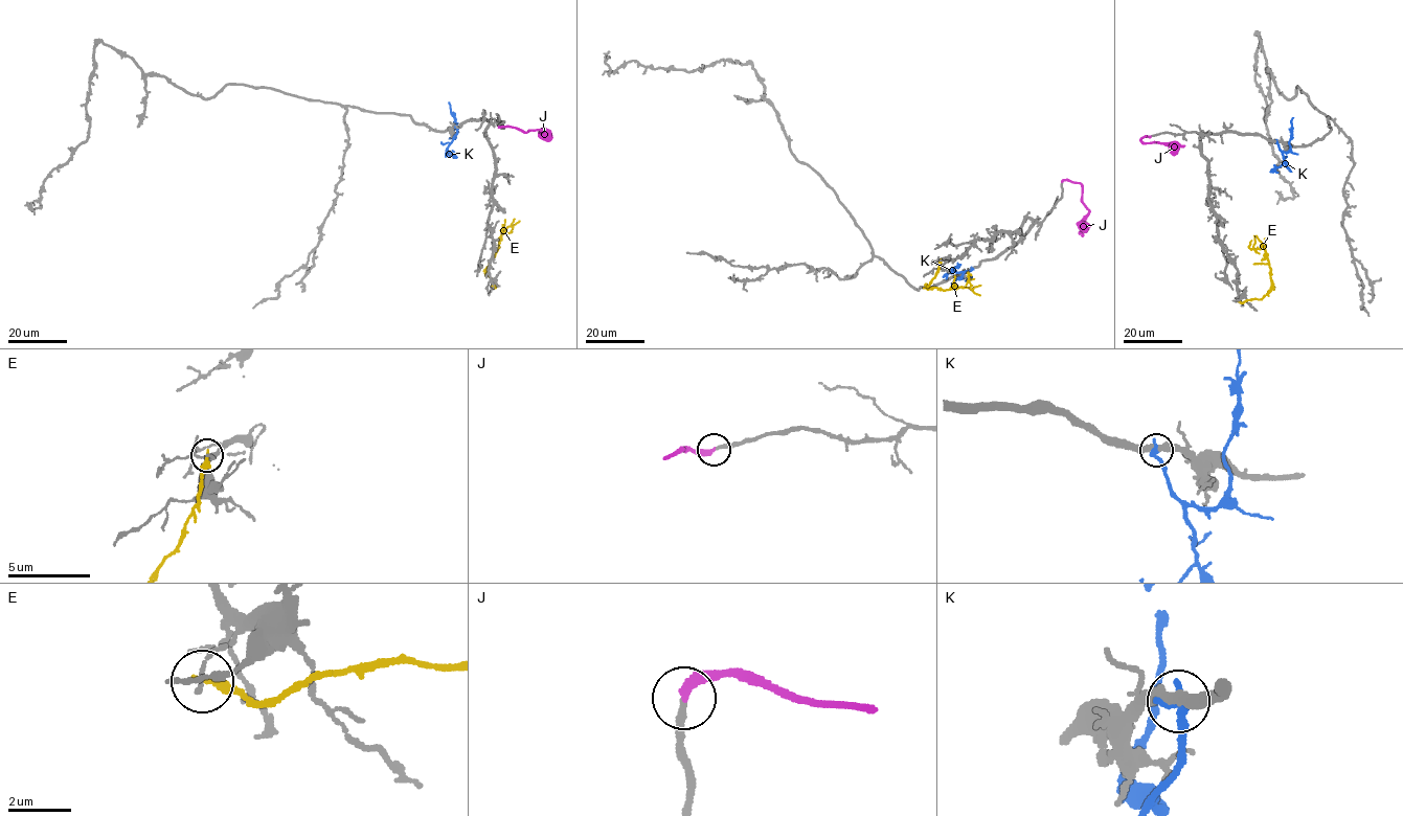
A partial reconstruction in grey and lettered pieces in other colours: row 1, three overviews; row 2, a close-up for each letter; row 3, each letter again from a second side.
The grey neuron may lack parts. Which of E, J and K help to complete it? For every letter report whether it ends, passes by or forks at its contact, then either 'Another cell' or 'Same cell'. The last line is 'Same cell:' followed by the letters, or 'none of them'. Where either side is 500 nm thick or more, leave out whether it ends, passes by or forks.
E: It ends there. Another cell
J: It ends there. Same cell
K: It ends there. Another cell
Same cell: J

